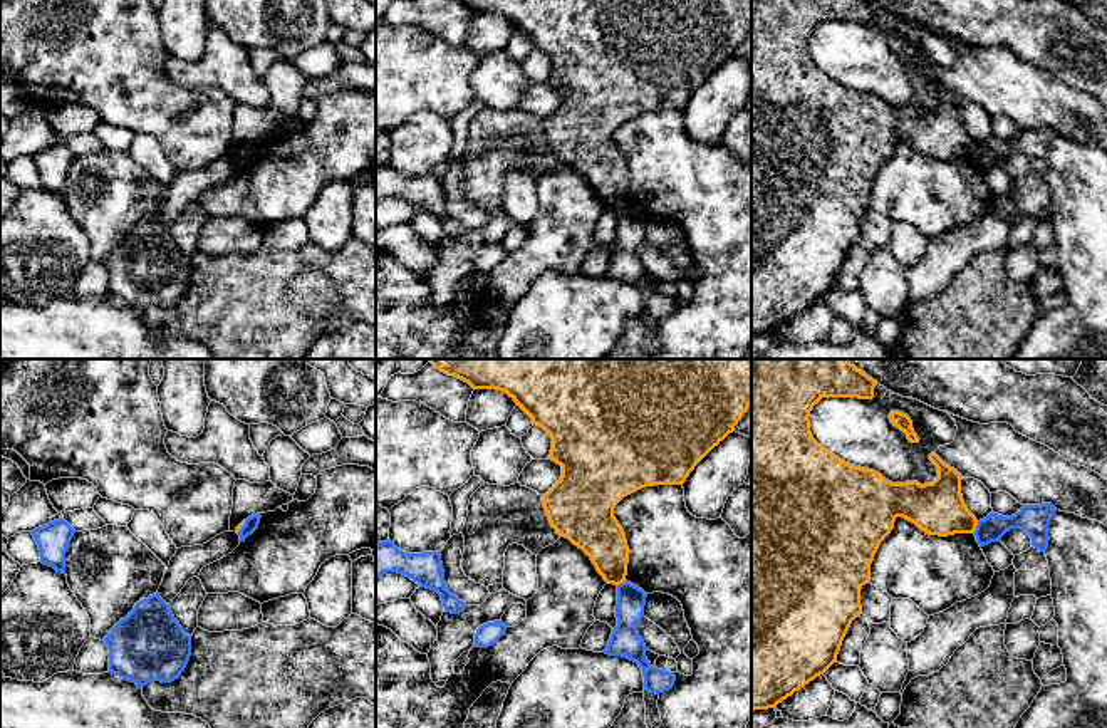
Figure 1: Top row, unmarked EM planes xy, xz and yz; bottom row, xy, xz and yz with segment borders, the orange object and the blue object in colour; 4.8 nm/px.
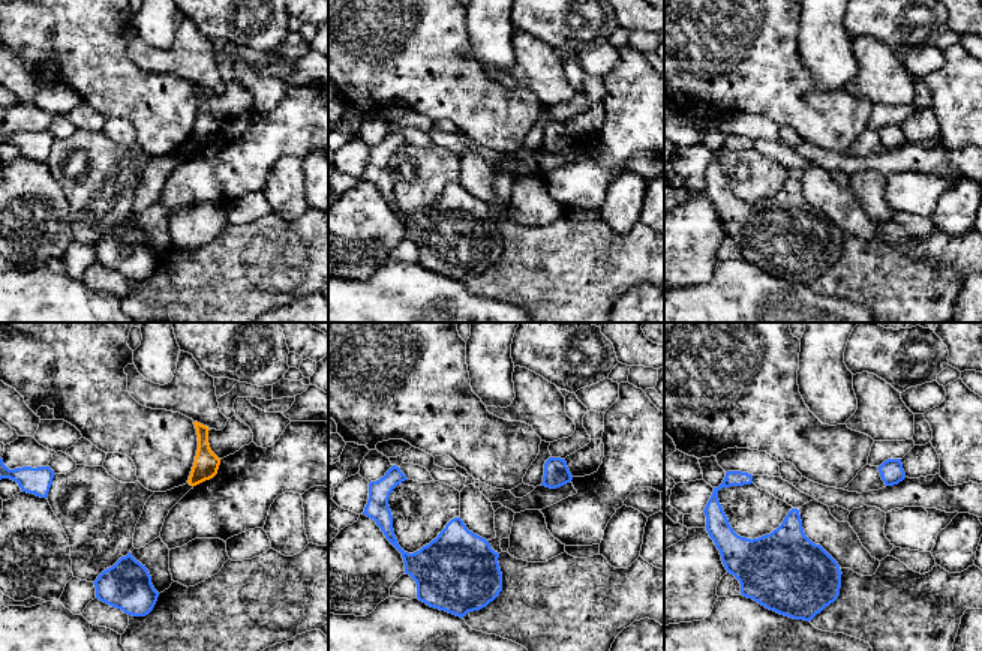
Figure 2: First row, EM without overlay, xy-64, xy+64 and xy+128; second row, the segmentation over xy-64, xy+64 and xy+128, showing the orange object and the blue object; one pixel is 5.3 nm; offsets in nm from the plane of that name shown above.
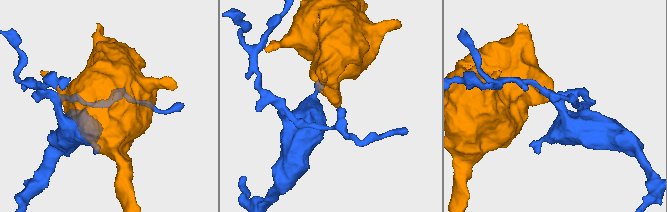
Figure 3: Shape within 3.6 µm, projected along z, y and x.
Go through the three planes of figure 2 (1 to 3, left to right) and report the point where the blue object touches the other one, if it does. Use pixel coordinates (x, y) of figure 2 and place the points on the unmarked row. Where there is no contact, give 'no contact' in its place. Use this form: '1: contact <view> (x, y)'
1: no contact
2: no contact
3: no contact

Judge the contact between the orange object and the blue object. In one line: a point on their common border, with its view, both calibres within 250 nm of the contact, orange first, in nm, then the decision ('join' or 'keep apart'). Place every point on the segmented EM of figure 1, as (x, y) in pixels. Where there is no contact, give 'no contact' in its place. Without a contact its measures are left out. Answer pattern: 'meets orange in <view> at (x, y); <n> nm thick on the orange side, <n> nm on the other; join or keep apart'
meets orange in yz at (975, 527); 260 nm thick on the orange side, 120 nm on the other; keep apart

